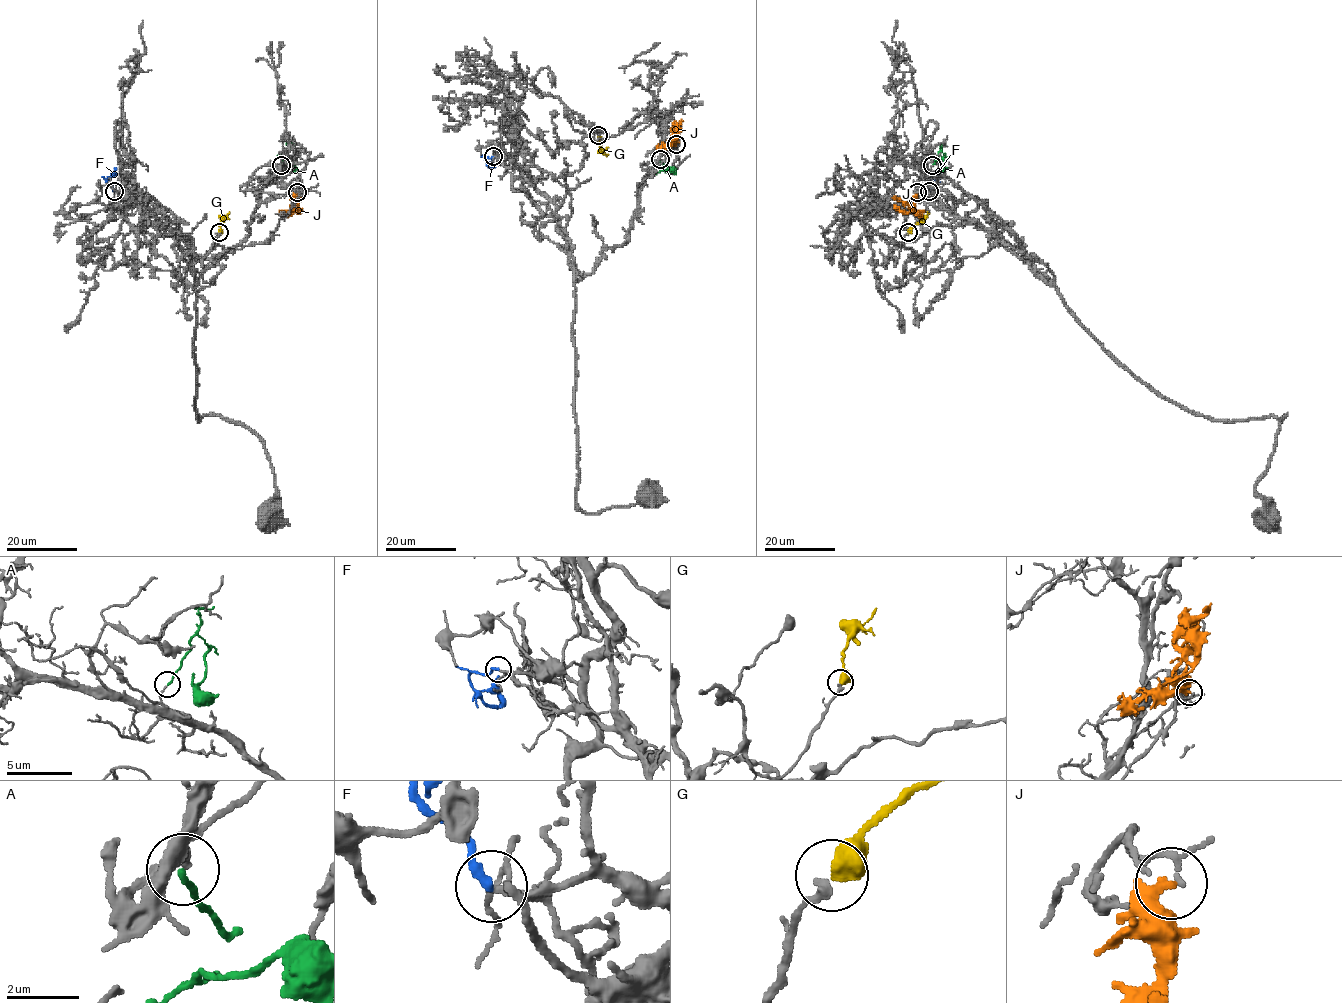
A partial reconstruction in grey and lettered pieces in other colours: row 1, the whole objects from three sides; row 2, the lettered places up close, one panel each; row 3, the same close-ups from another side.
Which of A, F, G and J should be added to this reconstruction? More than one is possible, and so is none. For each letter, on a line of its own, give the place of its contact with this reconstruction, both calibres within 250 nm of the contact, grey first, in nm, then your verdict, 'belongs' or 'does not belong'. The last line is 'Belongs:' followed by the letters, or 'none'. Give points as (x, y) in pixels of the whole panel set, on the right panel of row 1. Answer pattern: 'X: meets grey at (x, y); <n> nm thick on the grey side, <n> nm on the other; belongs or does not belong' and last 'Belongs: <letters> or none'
A: meets grey at (932, 165); 140 nm thick on the grey side, 150 nm on the other; belongs
F: meets grey at (929, 191); 120 nm thick on the grey side, 240 nm on the other; belongs
G: meets grey at (908, 232); 280 nm thick on the grey side, 550 nm on the other; belongs
J: meets grey at (917, 192); 110 nm thick on the grey side, 400 nm on the other; does not belong
Belongs: A, F, G

